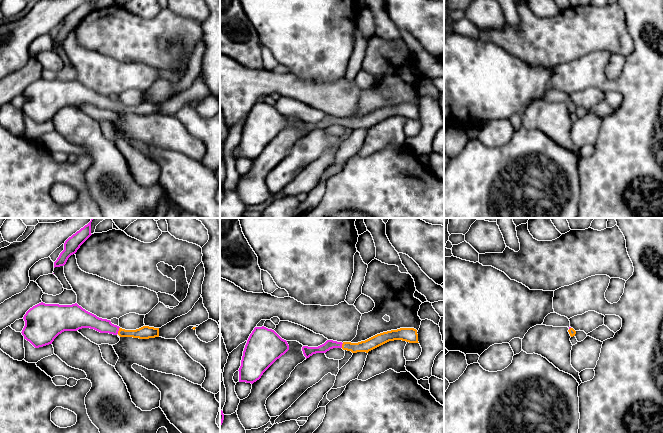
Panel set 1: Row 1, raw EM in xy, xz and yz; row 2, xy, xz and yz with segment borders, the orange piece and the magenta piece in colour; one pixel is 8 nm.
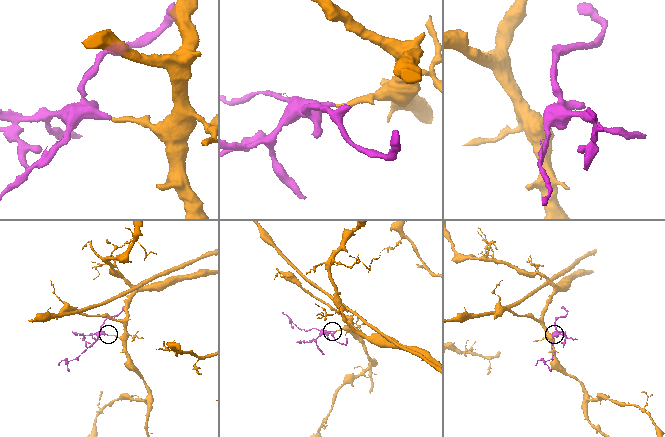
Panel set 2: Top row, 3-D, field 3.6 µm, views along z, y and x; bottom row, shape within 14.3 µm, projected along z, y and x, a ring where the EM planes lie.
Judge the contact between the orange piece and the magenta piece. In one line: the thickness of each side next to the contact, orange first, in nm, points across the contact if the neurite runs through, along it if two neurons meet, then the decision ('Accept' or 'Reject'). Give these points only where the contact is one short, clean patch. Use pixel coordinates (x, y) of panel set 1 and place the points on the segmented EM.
Thickness 110 nm (orange) against 120 nm. Path across: xy (145, 332), (119, 330), (91, 321). Accept

